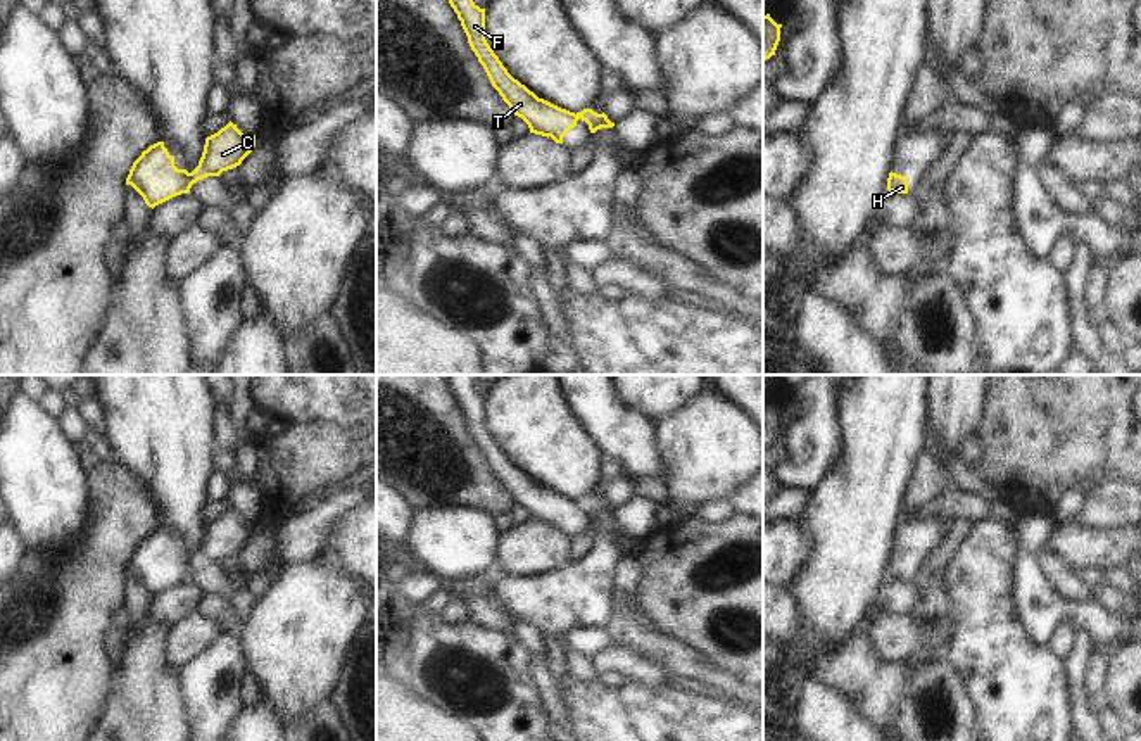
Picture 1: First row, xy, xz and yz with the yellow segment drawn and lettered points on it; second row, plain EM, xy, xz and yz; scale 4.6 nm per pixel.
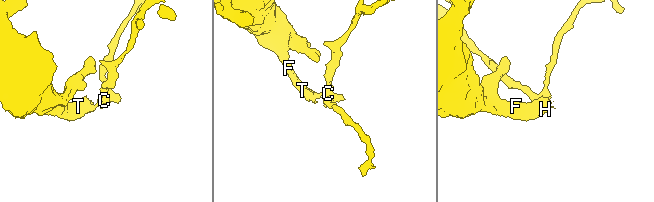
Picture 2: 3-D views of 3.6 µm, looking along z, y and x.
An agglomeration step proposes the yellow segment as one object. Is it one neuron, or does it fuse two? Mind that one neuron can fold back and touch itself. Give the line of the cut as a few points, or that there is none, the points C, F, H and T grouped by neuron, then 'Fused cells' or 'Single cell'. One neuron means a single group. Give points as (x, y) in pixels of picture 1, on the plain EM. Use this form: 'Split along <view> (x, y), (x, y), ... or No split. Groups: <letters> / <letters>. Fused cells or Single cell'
Split along xy (189, 560), (194, 569). Groups: C / F H T. Fused cells.

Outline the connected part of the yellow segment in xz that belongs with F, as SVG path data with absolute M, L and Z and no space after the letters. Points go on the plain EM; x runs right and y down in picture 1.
M445 375L447 387L457 401L468 430L483 453L492 473L514 503L528 511L530 520L551 523L556 530L563 530L563 523L577 513L578 503L539 485L507 459L485 427L485 396L480 396L473 389L475 380L476 375Z

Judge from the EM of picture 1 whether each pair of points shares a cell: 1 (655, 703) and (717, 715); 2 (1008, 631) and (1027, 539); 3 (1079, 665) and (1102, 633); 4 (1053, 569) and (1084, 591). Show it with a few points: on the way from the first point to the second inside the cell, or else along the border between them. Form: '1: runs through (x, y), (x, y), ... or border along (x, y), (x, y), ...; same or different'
1: runs through (670, 715), (701, 715); same
2: border along (1014, 562), (1014, 605), (1024, 631), (1033, 639); different
3: border along (1079, 627), (1090, 634), (1095, 646); different
4: runs through (1060, 576), (1077, 591); same

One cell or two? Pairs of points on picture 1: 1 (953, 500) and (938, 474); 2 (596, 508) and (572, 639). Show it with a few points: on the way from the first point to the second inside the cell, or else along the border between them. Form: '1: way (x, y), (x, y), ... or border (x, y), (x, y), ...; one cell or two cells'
1: border (950, 486), (919, 510), (914, 510); two cells
2: border (603, 626), (573, 626), (563, 634); two cells

